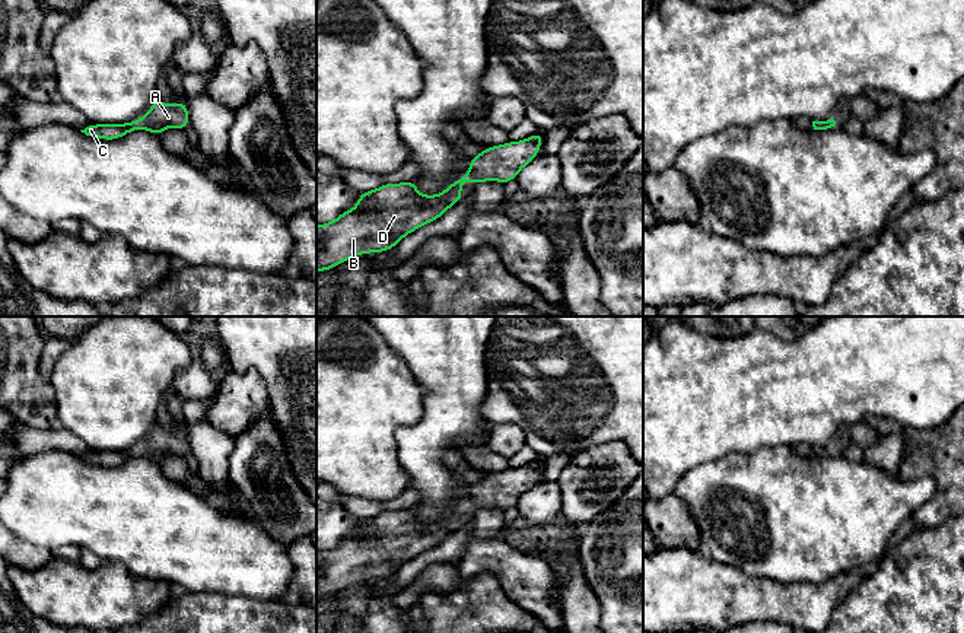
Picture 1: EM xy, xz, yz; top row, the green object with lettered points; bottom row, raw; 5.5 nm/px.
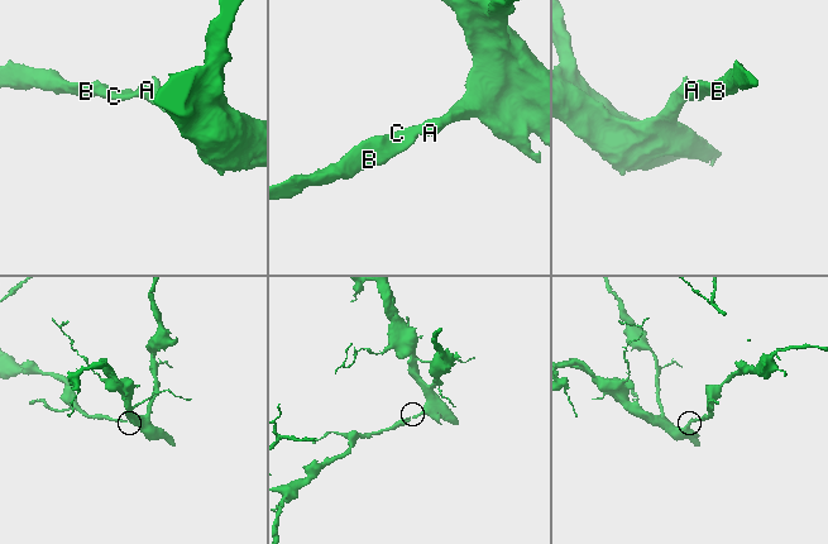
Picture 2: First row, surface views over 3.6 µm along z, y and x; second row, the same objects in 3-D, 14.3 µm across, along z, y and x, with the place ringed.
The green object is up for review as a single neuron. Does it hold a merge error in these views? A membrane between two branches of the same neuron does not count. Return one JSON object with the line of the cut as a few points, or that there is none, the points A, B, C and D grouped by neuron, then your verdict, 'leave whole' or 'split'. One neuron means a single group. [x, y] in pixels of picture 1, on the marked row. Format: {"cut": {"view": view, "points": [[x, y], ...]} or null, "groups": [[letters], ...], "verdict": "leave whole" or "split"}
{"cut": null, "groups": [["A", "B", "C", "D"]], "verdict": "leave whole"}

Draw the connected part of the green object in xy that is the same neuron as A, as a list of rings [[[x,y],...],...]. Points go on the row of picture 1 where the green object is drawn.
[[[156,99],[143,118],[123,124],[92,124],[80,131],[95,139],[117,140],[140,128],[160,136],[166,127],[184,131],[187,125],[190,125],[190,114],[184,101],[179,101],[176,105],[168,105]]]

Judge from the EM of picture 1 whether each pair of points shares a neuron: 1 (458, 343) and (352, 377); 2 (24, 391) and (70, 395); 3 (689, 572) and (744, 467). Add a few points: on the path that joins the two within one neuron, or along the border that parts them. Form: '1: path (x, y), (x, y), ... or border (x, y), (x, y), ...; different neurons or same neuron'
1: border (381, 334), (425, 387); different neurons
2: border (48, 381), (54, 391), (57, 425); different neurons
3: border (699, 552), (716, 562), (732, 565); different neurons

